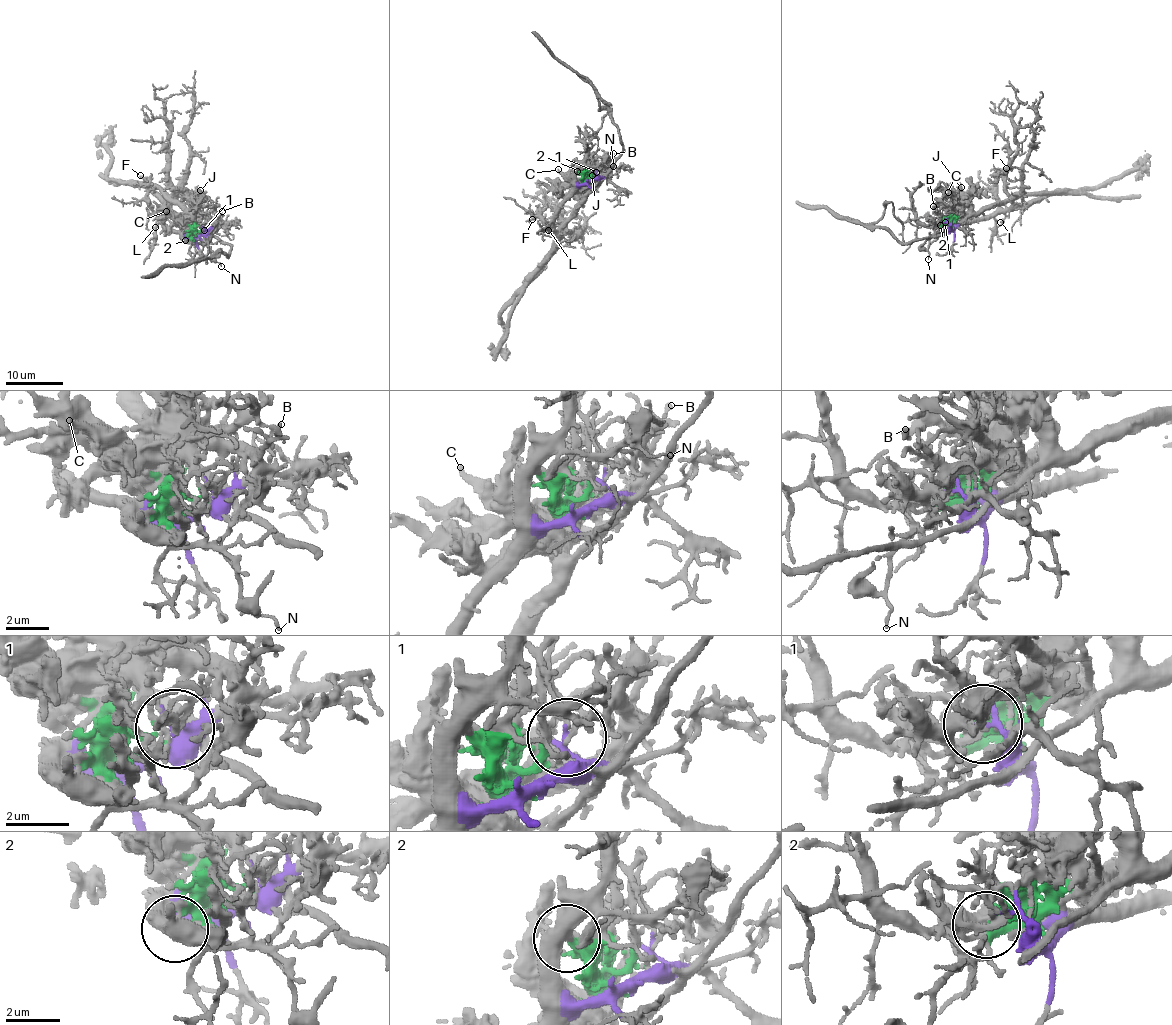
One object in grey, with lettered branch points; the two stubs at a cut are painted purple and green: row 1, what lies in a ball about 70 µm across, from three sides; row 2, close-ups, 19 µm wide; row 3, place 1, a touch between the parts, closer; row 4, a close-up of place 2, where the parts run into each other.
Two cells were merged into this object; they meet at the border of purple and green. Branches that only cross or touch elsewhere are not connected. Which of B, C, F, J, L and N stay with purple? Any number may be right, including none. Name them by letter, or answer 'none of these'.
F, L, N

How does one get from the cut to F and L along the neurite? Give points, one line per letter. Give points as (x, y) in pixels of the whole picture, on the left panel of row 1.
F: (199, 235), (192, 237), (170, 229), (153, 209), (147, 195), (148, 184), (140, 175)
L: (199, 235), (192, 237), (170, 229), (161, 216), (156, 227)

